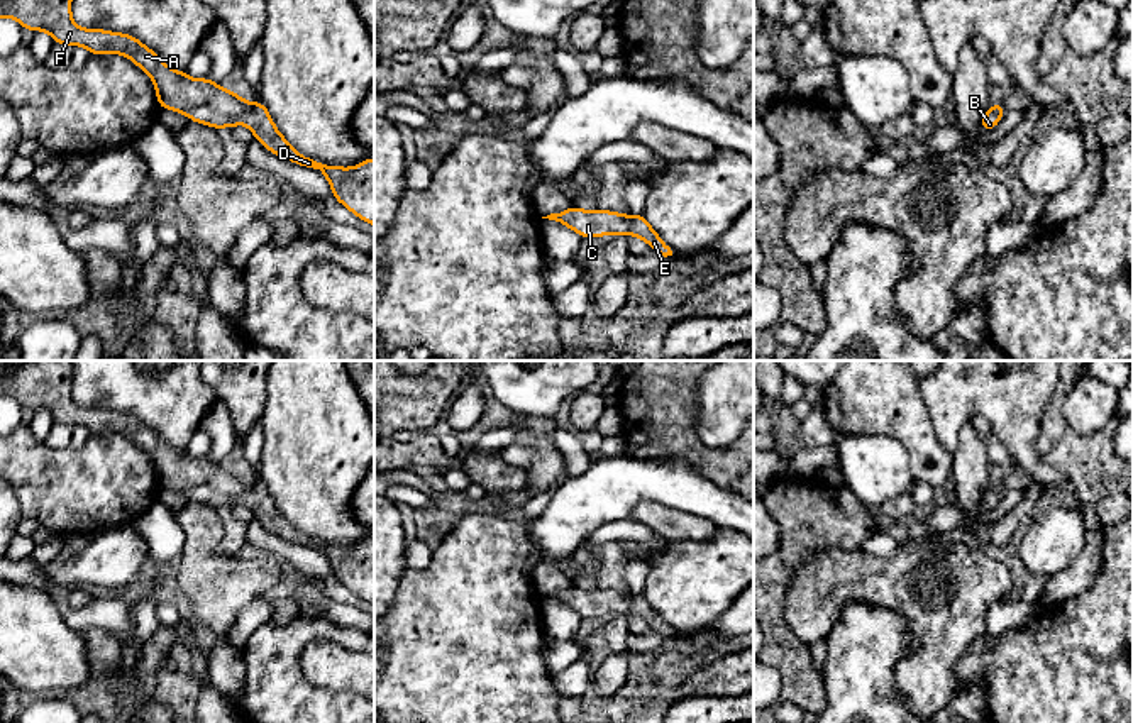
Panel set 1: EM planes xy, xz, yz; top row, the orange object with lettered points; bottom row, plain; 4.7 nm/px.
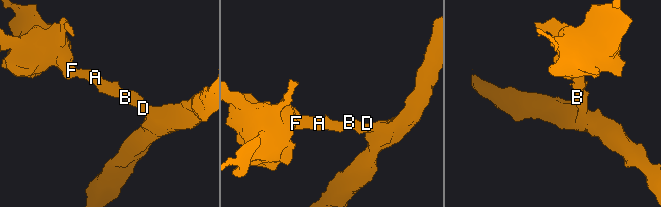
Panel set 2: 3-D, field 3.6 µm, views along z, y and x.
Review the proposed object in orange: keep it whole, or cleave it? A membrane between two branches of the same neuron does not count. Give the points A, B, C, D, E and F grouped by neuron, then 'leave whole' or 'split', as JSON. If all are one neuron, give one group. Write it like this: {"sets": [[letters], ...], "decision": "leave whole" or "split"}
{"sets": [["A", "B", "C", "D", "E", "F"]], "decision": "leave whole"}

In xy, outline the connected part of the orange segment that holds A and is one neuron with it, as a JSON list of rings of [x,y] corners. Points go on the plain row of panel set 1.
[[[0,361],[0,396],[14,396],[22,408],[32,411],[44,410],[53,415],[54,423],[83,425],[93,435],[127,435],[151,455],[159,488],[181,491],[191,501],[217,510],[247,505],[269,532],[293,544],[318,549],[329,559],[332,576],[374,606],[374,537],[354,547],[340,547],[303,535],[276,508],[263,481],[249,483],[208,455],[193,459],[186,450],[169,447],[130,413],[78,406],[71,396],[71,379],[71,361]]]

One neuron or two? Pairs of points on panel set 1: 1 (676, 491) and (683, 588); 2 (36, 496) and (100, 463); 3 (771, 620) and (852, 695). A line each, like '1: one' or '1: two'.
1: two
2: one
3: two

